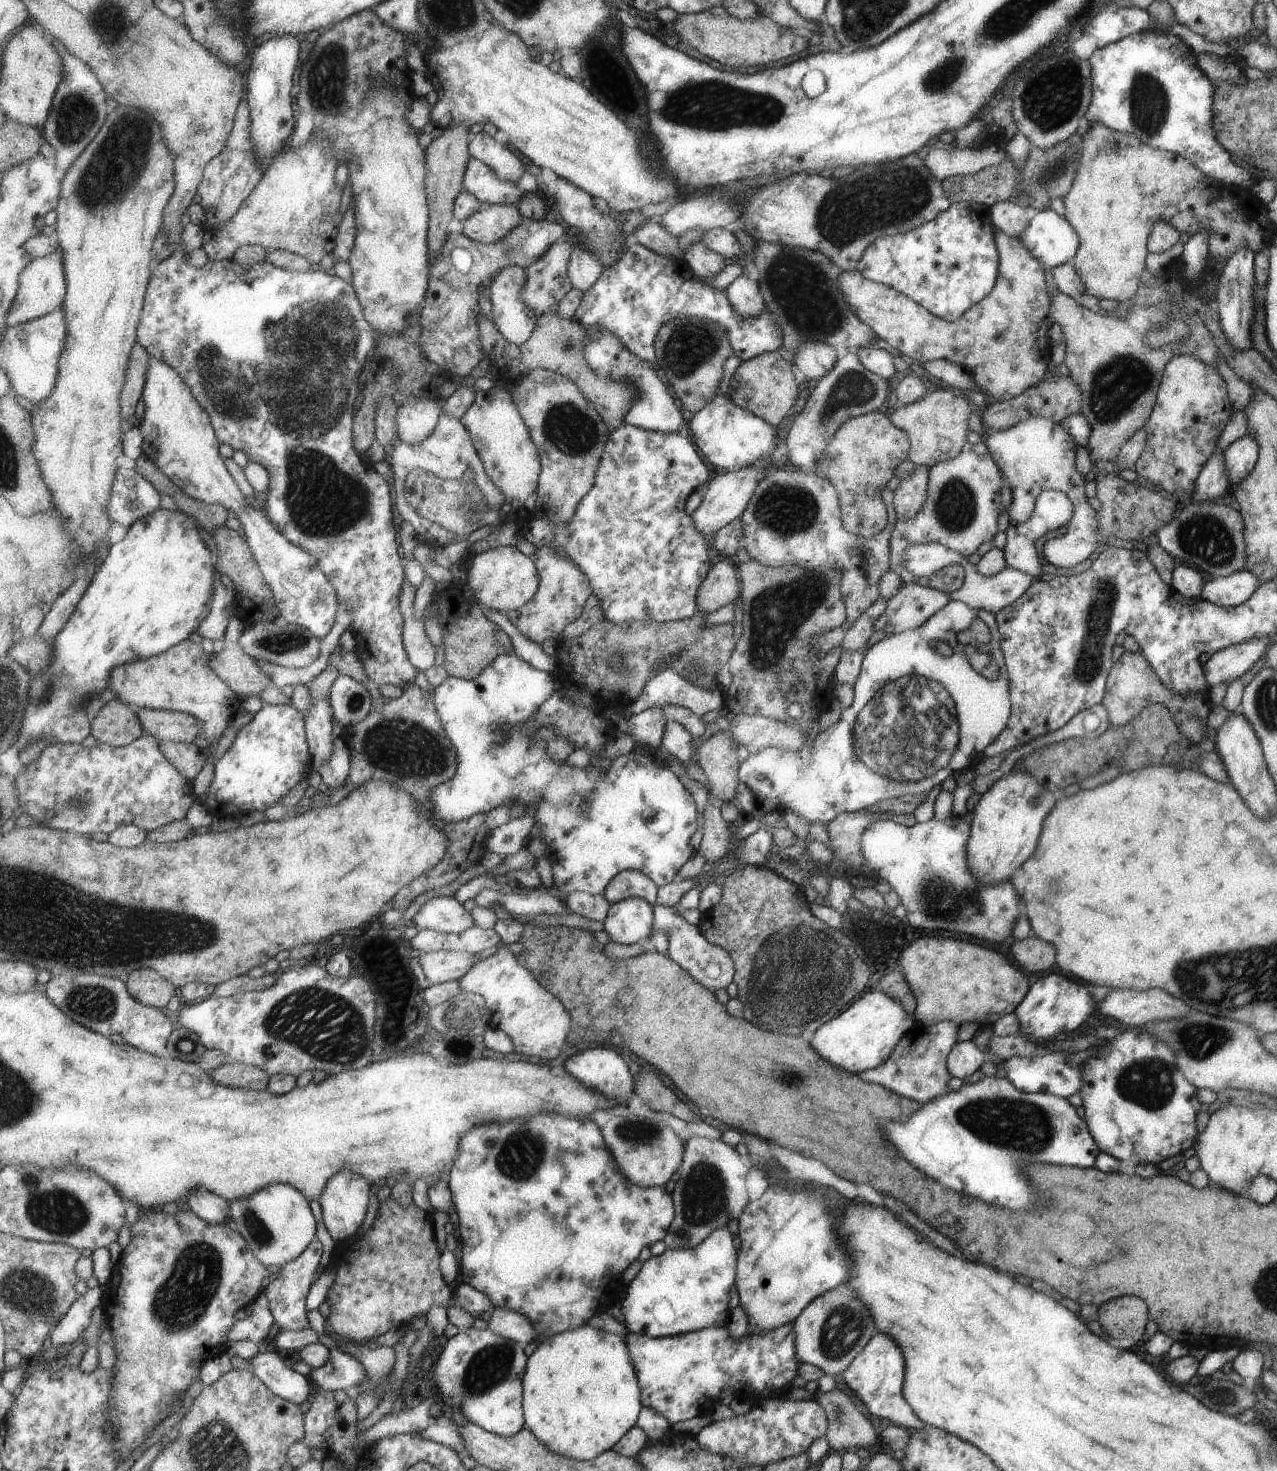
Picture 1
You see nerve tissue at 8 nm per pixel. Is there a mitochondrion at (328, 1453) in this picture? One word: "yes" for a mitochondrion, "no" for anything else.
no

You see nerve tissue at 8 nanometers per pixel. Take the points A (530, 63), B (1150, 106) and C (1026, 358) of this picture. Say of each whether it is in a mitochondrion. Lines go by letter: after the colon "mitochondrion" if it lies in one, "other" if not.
A: other
B: mitochondrion
C: other

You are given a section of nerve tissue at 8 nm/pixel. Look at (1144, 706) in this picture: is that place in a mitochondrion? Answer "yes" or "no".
no

